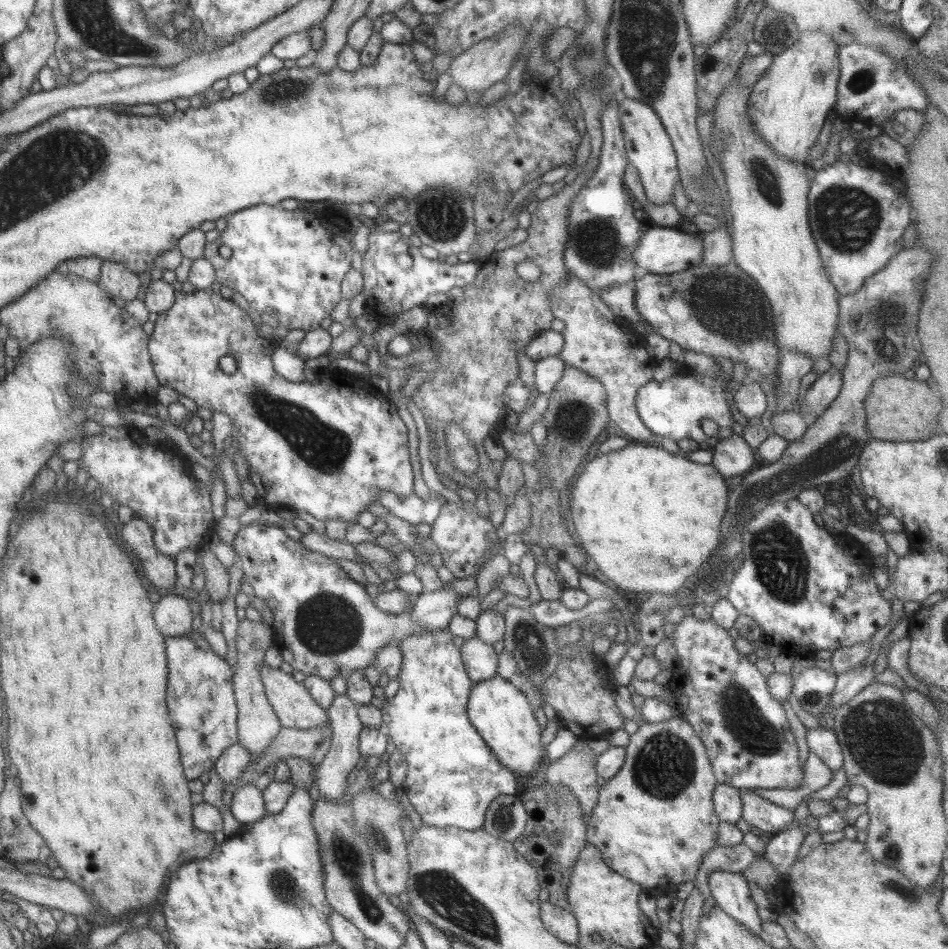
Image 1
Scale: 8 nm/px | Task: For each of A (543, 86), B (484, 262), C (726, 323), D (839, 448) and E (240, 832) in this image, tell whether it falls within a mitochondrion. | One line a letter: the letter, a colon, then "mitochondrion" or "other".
A: other
B: other
C: mitochondrion
D: mitochondrion
E: other

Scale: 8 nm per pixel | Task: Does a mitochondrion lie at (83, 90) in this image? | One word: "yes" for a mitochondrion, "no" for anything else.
no

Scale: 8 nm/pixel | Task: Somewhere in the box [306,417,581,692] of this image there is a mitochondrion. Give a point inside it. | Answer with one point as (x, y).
(525, 638)

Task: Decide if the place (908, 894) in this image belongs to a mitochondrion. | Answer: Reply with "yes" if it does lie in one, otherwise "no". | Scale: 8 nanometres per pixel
yes

